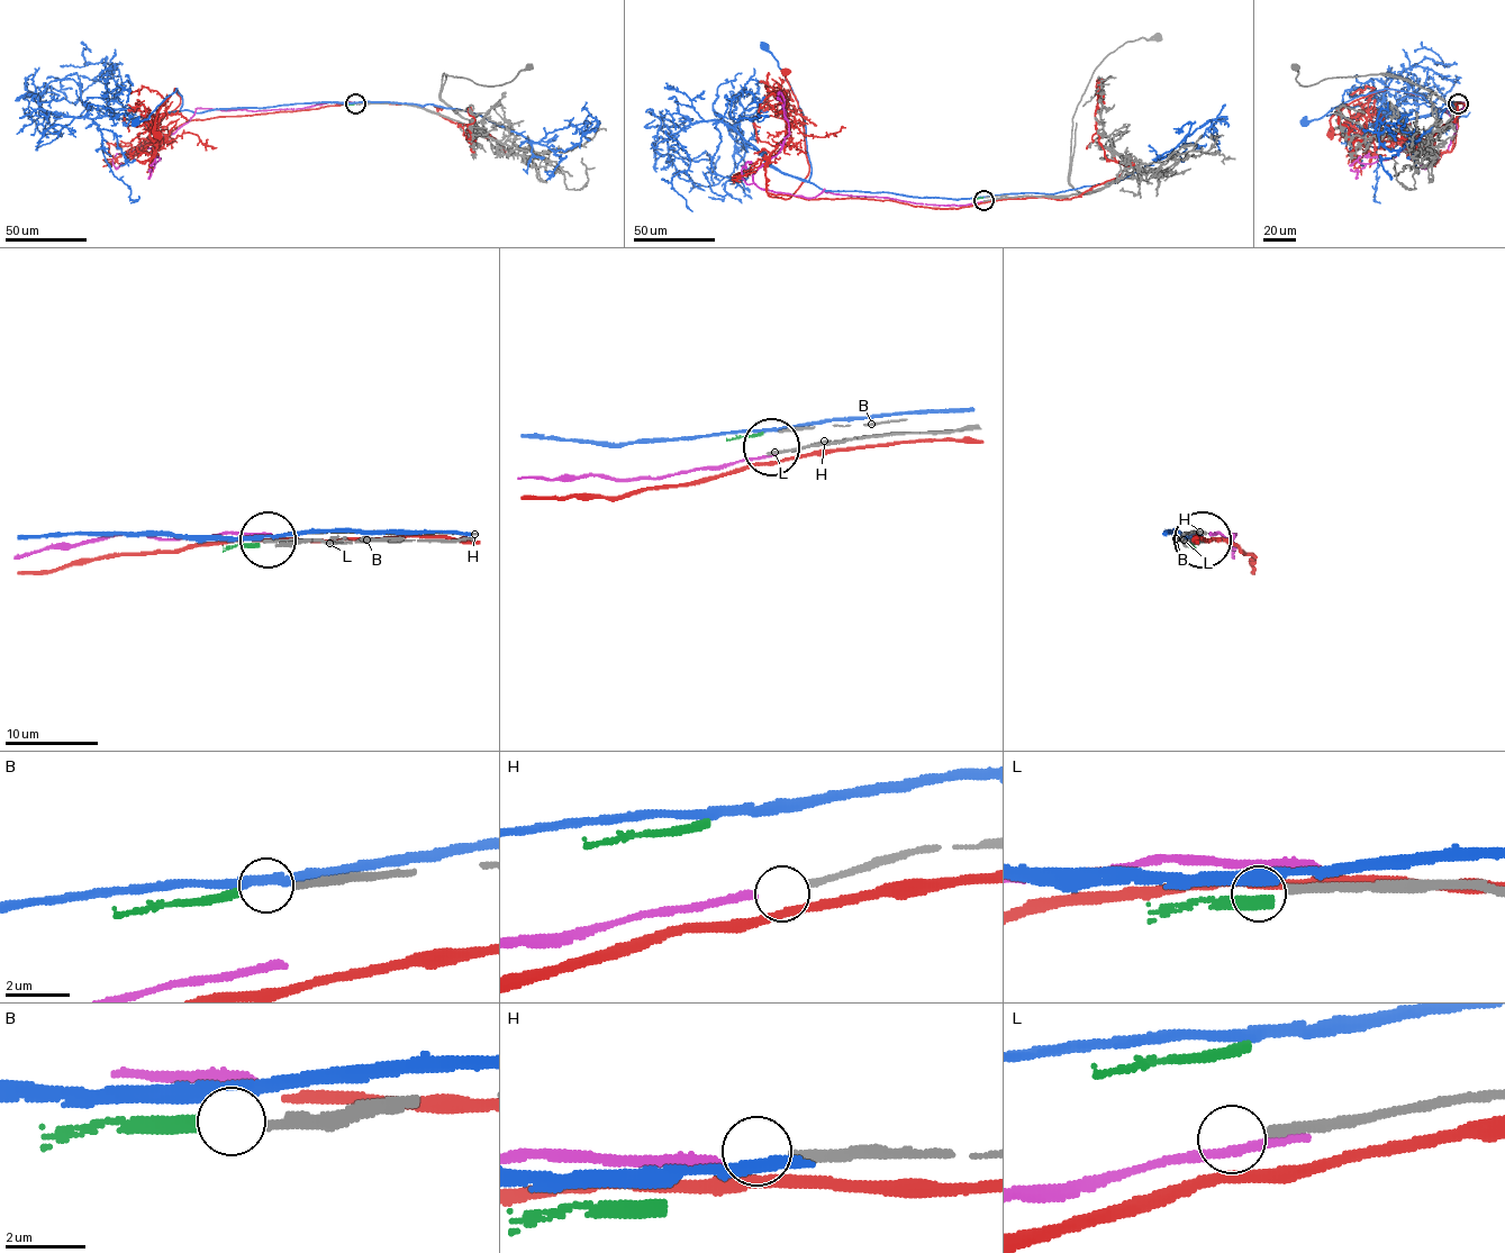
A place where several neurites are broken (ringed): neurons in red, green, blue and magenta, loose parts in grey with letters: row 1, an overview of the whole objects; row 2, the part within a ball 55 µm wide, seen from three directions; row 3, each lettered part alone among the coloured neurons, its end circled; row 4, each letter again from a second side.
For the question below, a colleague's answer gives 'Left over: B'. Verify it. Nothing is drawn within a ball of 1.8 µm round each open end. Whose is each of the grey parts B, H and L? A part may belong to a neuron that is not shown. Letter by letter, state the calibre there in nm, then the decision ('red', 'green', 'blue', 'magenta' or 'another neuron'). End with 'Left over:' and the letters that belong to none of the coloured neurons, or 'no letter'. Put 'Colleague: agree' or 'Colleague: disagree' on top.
Colleague: disagree
B: 280 nm | green
H: 220 nm | magenta
L: 240 nm | another neuron
Left over: L

